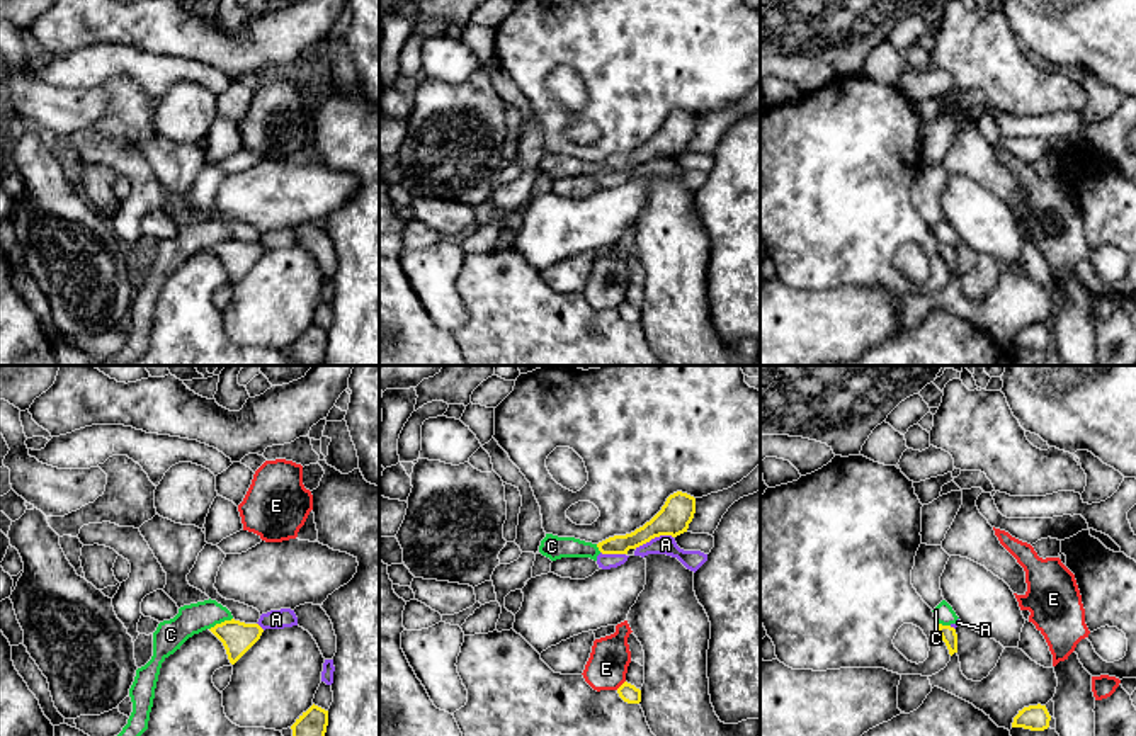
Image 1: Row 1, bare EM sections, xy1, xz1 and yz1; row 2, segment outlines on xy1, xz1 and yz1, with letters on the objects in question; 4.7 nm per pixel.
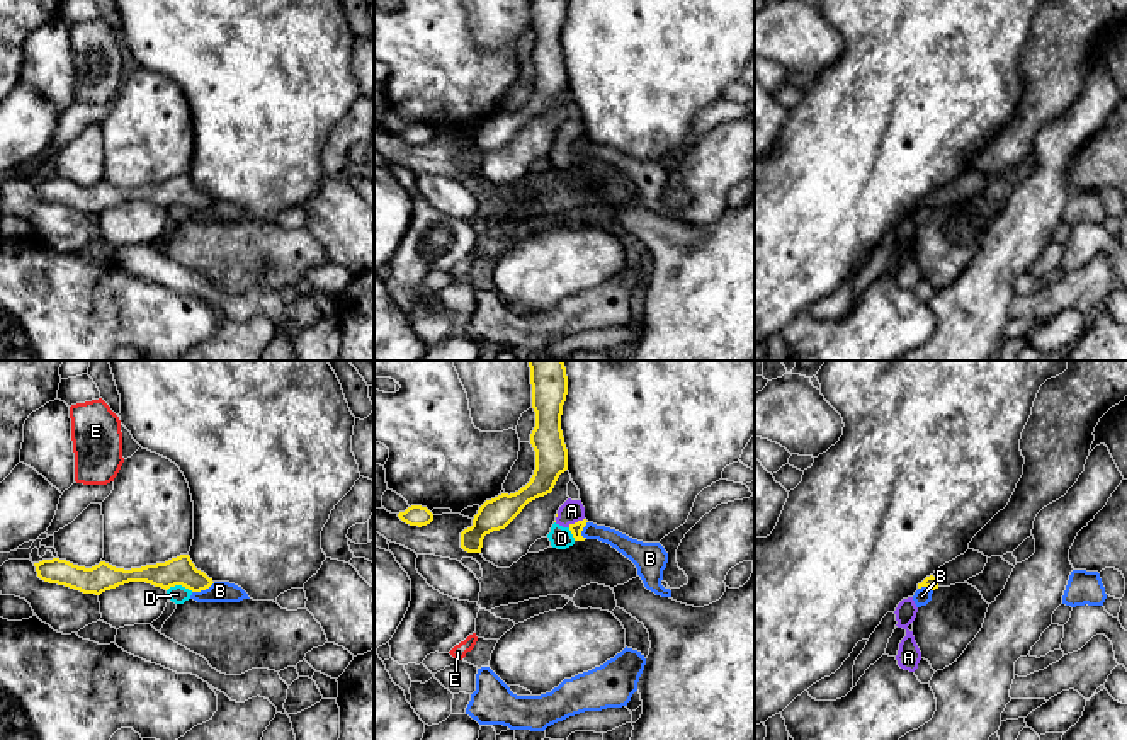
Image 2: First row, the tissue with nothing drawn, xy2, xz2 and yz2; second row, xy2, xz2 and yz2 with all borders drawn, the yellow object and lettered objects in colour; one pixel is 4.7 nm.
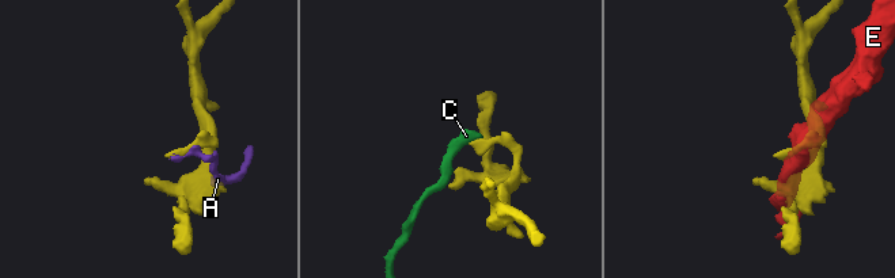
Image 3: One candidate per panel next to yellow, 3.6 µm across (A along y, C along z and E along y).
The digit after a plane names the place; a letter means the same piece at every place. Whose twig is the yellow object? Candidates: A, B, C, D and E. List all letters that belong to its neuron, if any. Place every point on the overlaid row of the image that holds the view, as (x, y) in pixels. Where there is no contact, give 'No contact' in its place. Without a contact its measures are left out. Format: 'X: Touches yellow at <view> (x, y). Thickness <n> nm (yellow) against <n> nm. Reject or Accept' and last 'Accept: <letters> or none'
A: Touches yellow at xz1 (653, 537). Thickness 150 nm (yellow) against 100 nm. Reject
B: Touches yellow at xy2 (203, 589). Thickness 140 nm (yellow) against 100 nm. Reject
C: Touches yellow at xy1 (221, 622). Thickness 150 nm (yellow) against 140 nm. Reject
D: Touches yellow at xy2 (181, 584). Thickness 140 nm (yellow) against 90 nm. Reject
E: Touches yellow at xz1 (621, 685). Thickness 90 nm (yellow) against 190 nm. Reject
Accept: none

